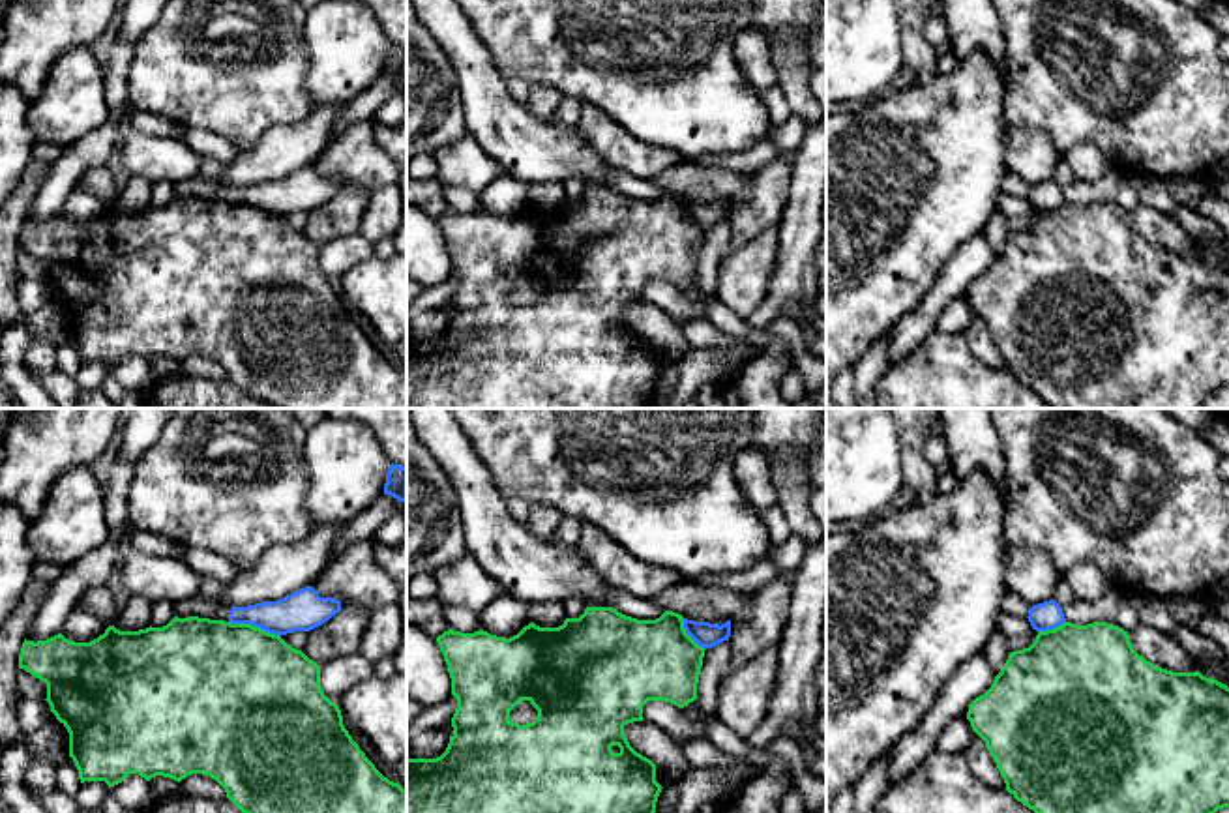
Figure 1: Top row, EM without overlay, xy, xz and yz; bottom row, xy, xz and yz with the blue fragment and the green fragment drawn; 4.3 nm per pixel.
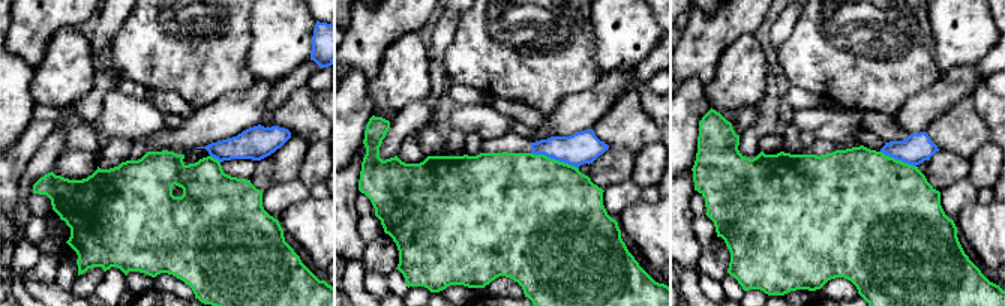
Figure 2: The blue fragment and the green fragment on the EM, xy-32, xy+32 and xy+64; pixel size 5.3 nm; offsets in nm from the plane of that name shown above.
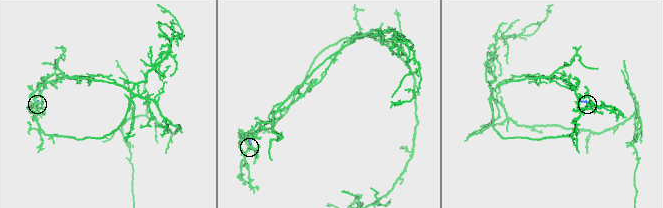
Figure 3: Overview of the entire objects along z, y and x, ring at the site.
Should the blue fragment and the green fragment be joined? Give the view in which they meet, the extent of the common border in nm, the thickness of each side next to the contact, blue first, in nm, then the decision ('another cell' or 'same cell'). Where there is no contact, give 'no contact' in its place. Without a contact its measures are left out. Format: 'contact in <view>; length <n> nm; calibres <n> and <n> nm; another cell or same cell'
contact in xy; length 240 nm; calibres 180 and 500 nm; another cell

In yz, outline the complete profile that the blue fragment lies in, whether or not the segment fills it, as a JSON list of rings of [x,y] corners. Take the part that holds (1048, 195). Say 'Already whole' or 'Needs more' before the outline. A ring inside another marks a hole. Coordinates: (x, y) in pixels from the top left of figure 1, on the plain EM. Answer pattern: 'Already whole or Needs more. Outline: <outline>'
Already whole. Outline: [[[1055,180],[1032,185],[1027,199],[1036,212],[1055,210],[1066,202],[1062,187]]]

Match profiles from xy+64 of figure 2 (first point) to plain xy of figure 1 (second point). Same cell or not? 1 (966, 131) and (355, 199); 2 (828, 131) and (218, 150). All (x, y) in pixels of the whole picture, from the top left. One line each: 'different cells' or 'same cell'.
1: different cells
2: different cells

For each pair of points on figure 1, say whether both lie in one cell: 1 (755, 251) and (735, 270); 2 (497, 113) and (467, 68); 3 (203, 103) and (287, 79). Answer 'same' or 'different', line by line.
1: same
2: same
3: same

